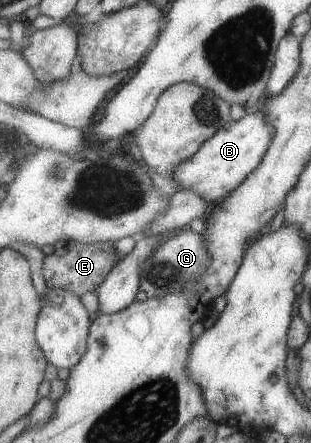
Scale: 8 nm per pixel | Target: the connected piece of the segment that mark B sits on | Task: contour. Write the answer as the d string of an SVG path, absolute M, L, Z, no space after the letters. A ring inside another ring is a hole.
M262 110L250 112L239 121L227 123L171 177L179 181L180 190L192 190L207 203L219 201L239 188L244 179L259 167L274 136L274 128L266 121L265 113Z

